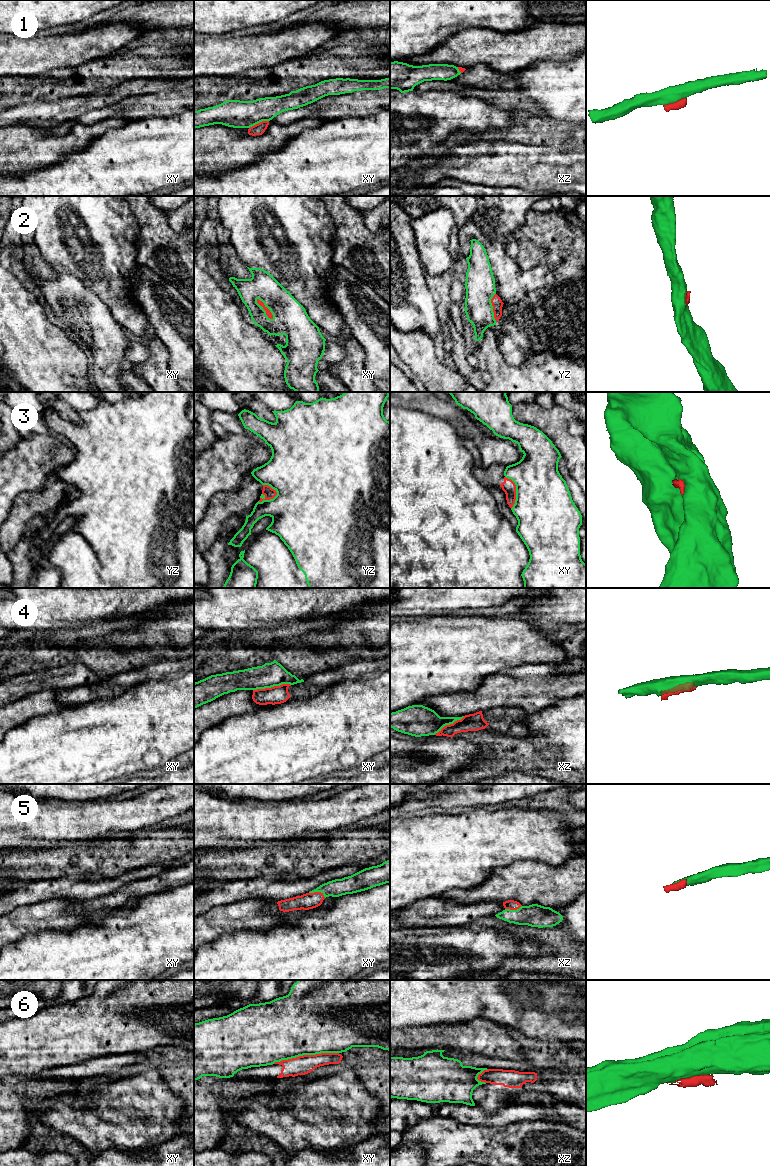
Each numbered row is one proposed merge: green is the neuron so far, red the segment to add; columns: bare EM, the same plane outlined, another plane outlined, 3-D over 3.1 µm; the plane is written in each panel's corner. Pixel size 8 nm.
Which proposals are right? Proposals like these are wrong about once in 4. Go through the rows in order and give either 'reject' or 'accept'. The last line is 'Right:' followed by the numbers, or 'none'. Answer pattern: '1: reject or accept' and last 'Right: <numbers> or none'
1: reject
2: reject
3: reject
4: reject
5: accept
6: reject
Right: 5

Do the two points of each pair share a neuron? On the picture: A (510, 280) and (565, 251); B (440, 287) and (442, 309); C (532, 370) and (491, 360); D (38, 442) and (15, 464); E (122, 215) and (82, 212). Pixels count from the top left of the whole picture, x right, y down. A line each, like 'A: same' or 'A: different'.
A: different
B: same
C: same
D: same
E: same

